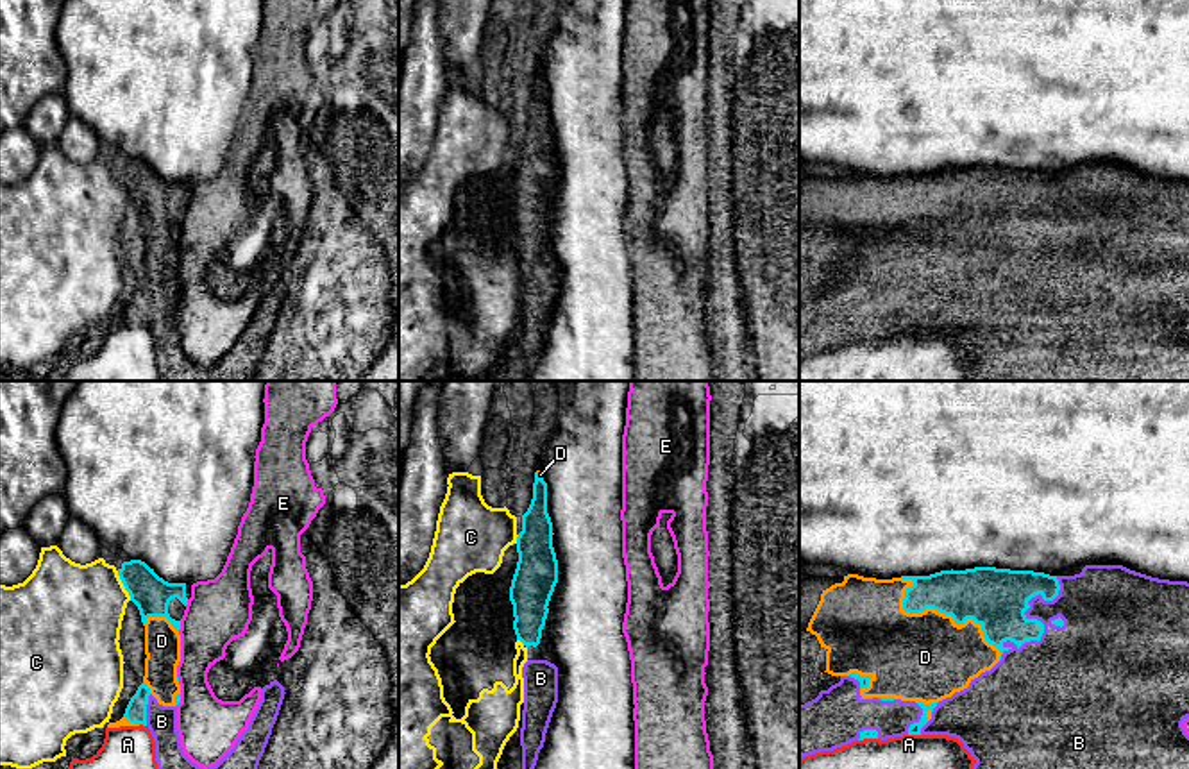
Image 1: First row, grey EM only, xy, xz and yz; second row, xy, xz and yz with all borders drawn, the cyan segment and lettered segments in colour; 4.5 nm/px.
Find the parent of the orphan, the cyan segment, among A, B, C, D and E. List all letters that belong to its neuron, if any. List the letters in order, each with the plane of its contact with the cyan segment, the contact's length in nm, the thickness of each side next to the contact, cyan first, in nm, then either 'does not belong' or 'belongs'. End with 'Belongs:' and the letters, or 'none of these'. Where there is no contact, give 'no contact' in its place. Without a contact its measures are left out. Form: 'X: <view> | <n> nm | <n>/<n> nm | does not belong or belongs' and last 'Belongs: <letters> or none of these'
A: yz | 60 nm | 50/420 nm | does not belong
B: yz | 460 nm | 280/340 nm | belongs
C: xy | 150 nm | 170/420 nm | does not belong
D: yz | 600 nm | 280/400 nm | belongs
E: xy | 50 nm | 170/280 nm | does not belong
Belongs: B, D

